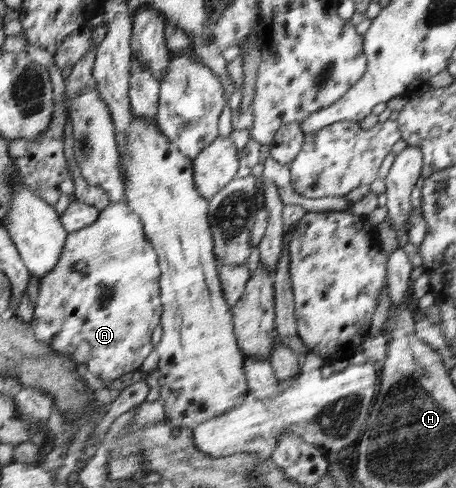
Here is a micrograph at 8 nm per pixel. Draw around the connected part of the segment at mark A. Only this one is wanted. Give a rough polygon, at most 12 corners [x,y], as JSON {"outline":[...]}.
{"outline":[[126,196],[66,236],[35,339],[105,382],[159,326],[159,262]]}

